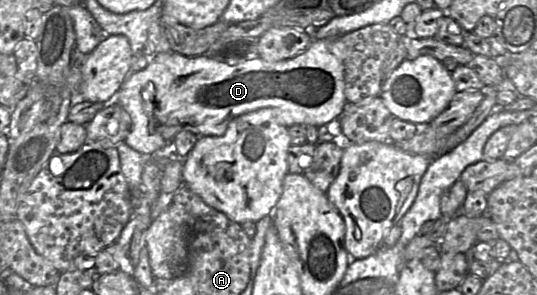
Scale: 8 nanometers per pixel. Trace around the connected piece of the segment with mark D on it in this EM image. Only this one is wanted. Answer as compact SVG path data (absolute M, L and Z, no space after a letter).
M313 39L309 47L297 56L279 62L267 62L260 58L247 60L237 65L228 65L223 61L212 59L206 55L188 57L176 52L166 52L154 54L147 66L139 71L132 72L121 85L120 89L108 100L109 104L120 105L131 118L131 131L125 138L124 142L132 149L144 155L151 155L156 150L173 143L175 137L183 131L189 131L197 137L202 136L222 136L225 134L228 125L236 117L253 112L262 108L268 108L272 111L273 120L286 128L292 125L314 125L316 127L327 125L335 119L339 119L347 103L345 96L345 69L342 61L329 51L324 39Z

